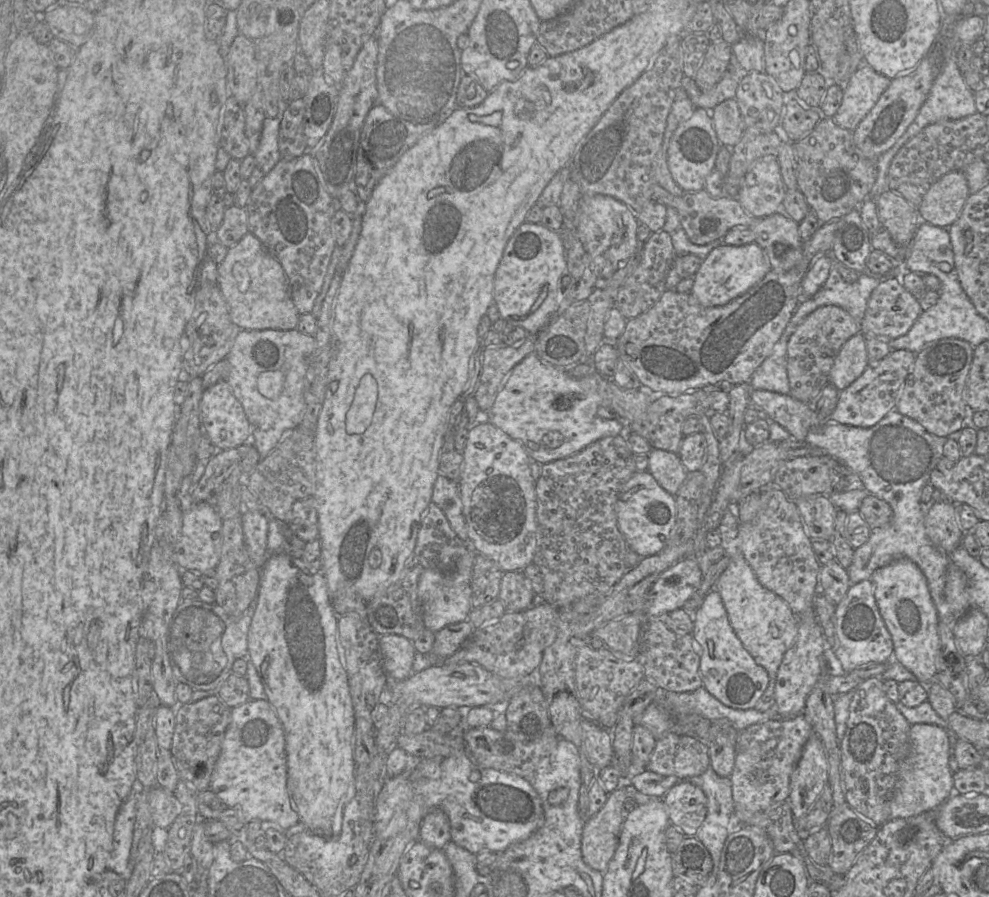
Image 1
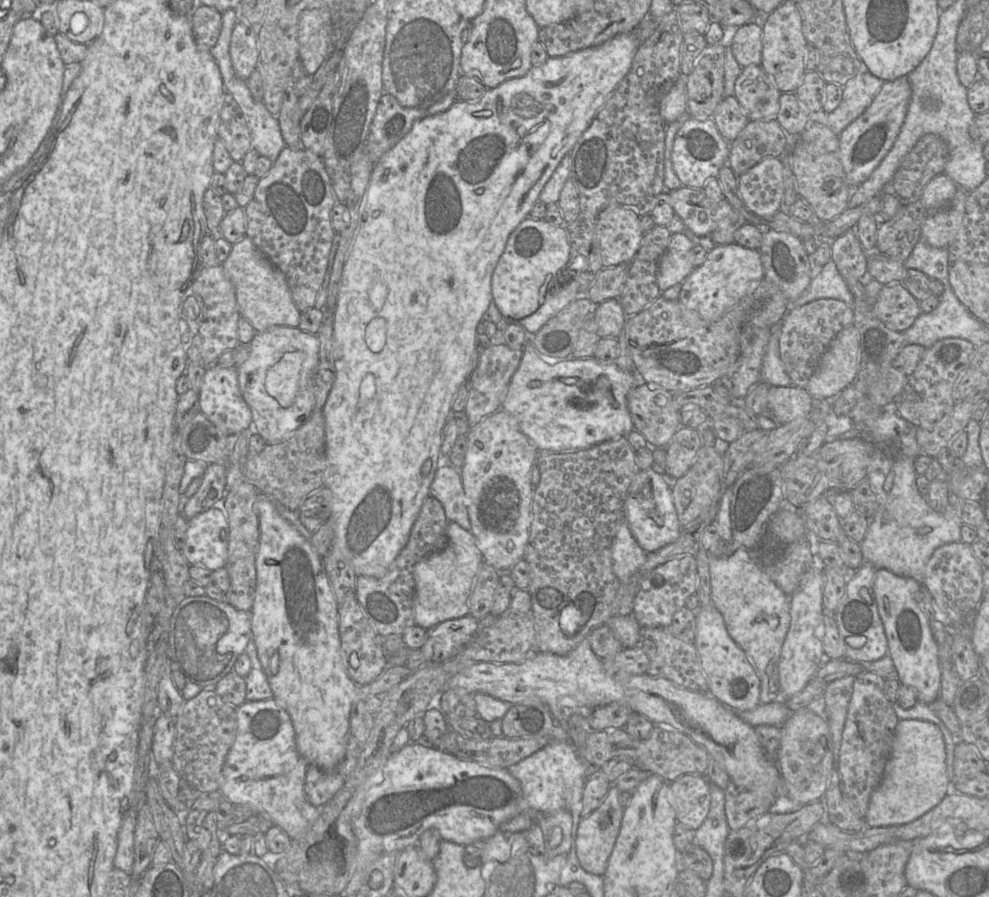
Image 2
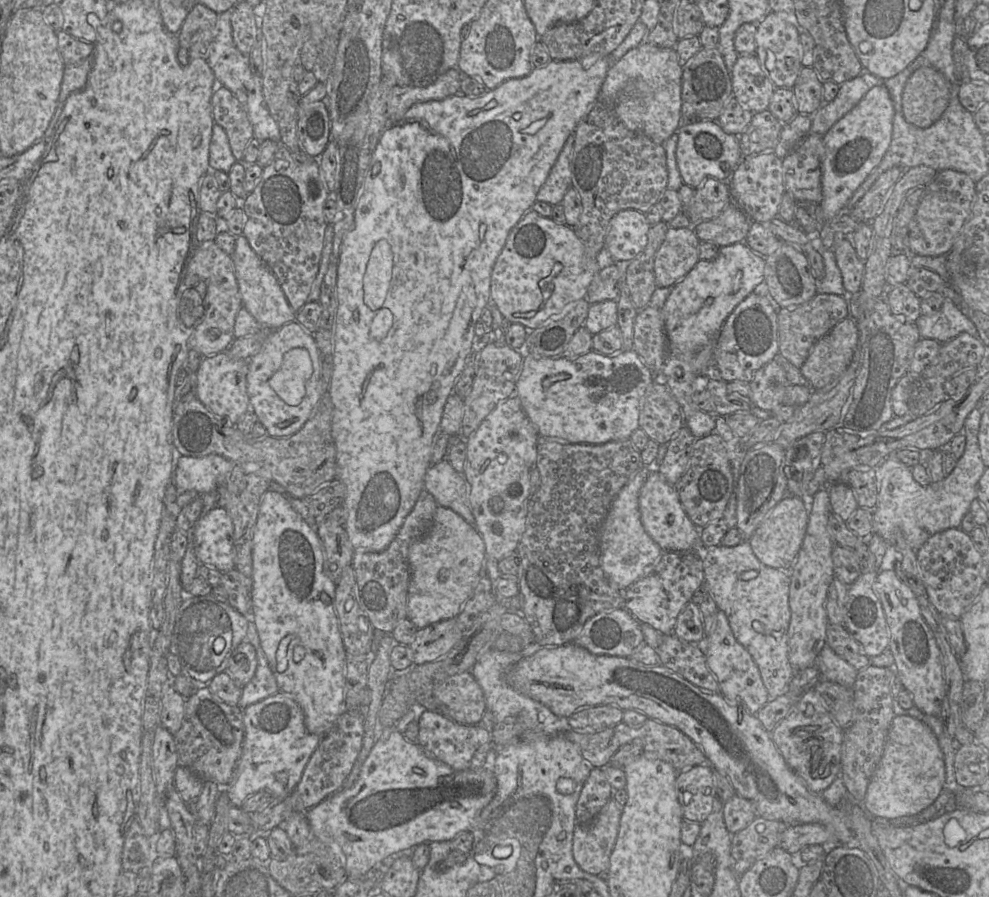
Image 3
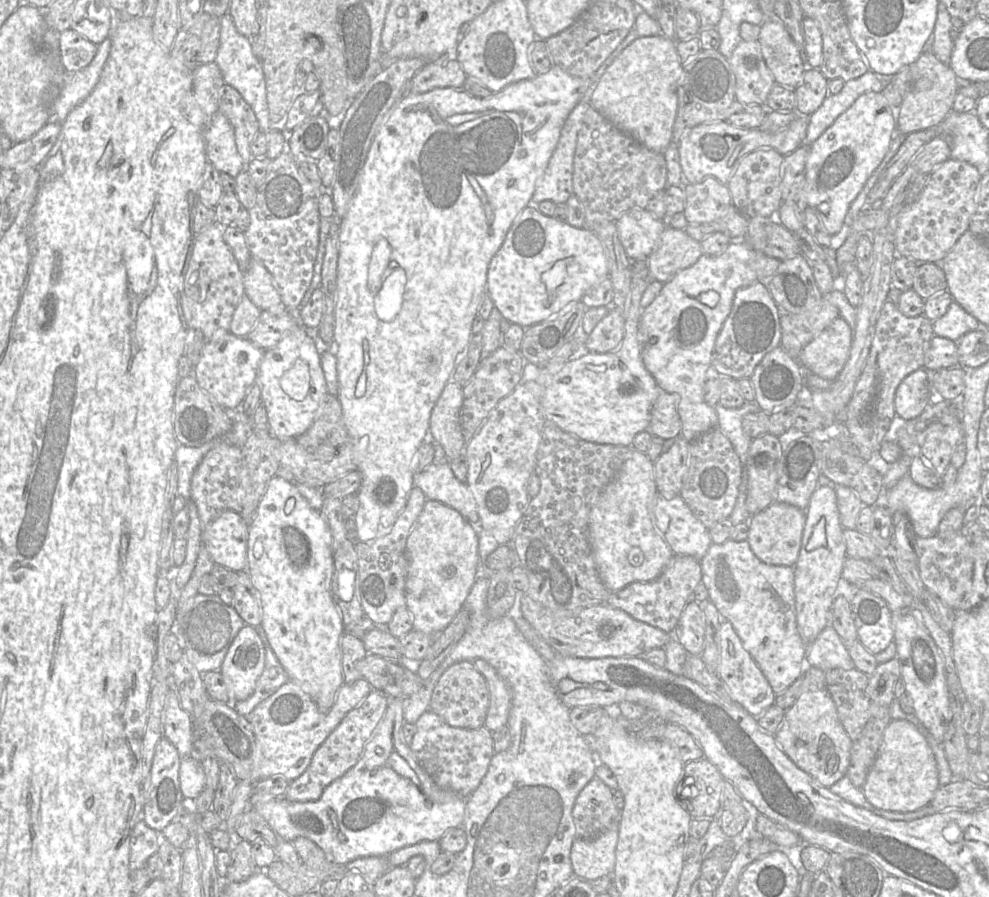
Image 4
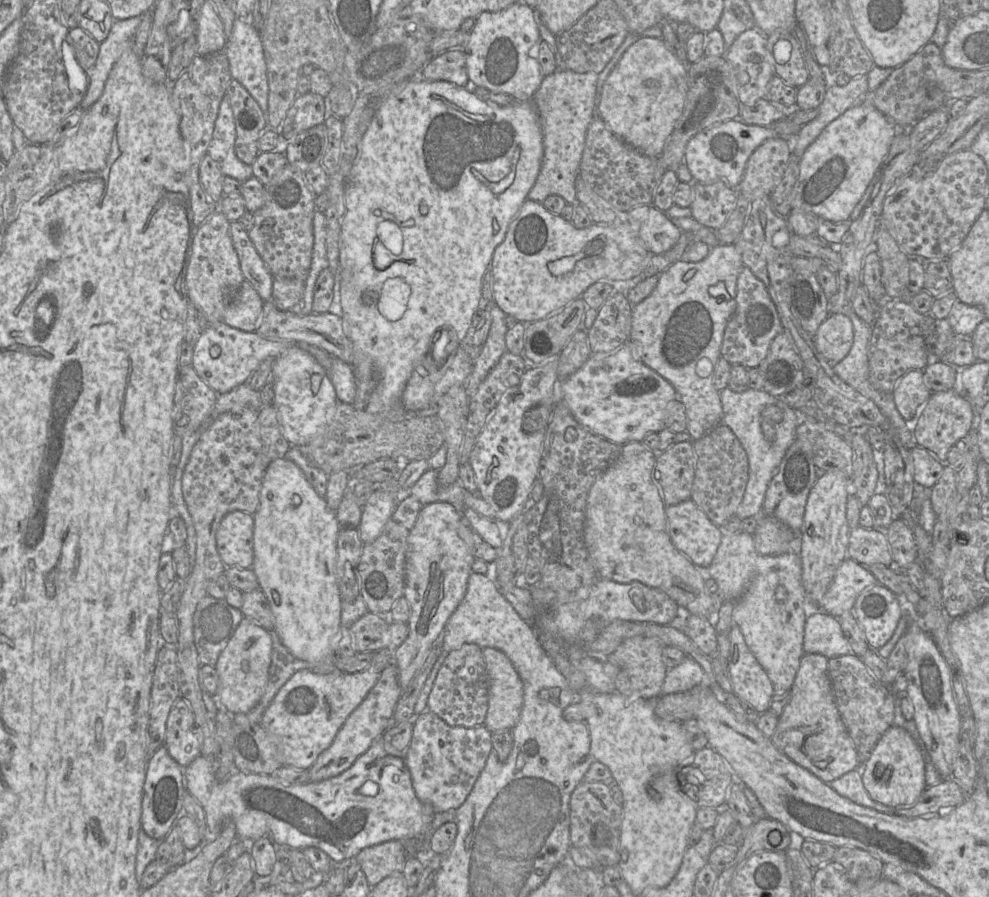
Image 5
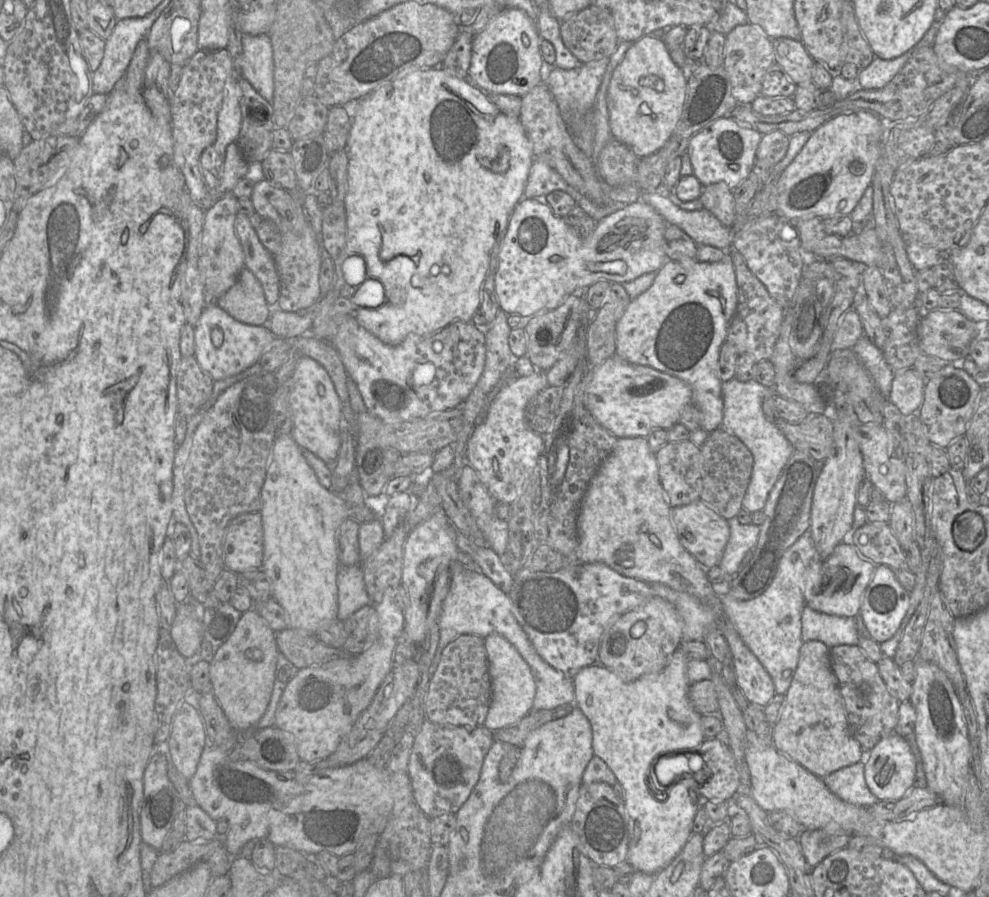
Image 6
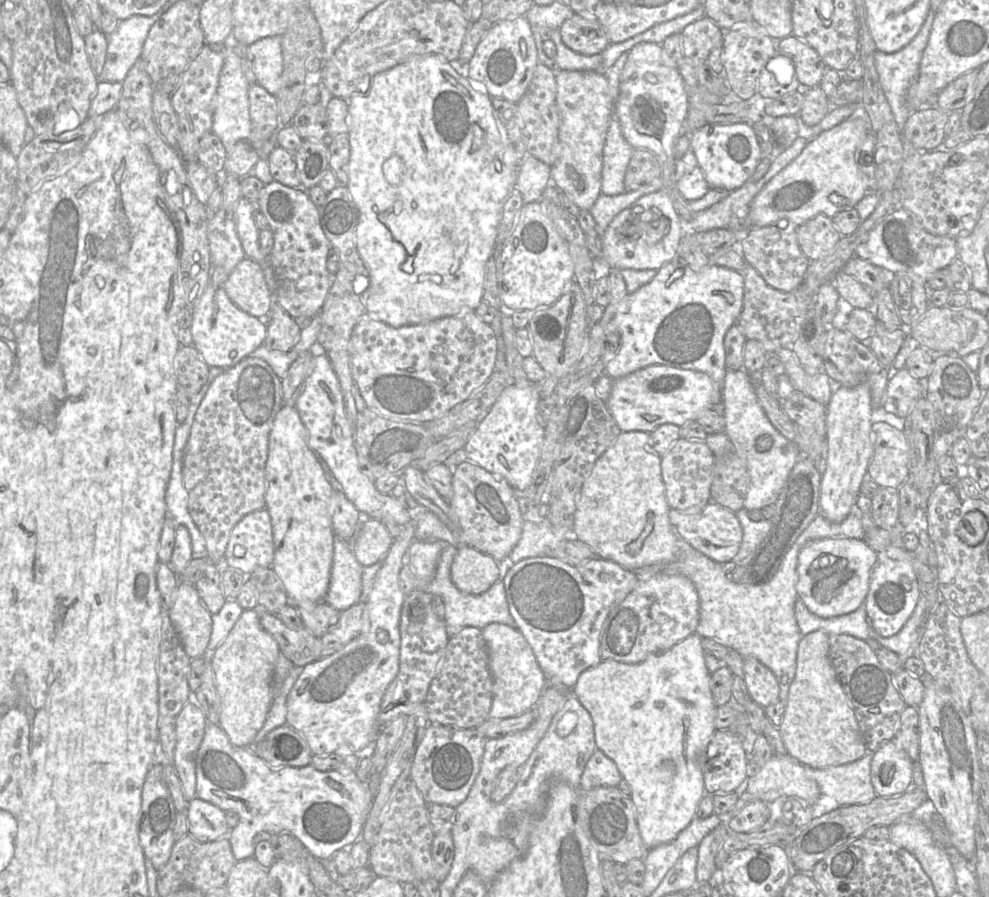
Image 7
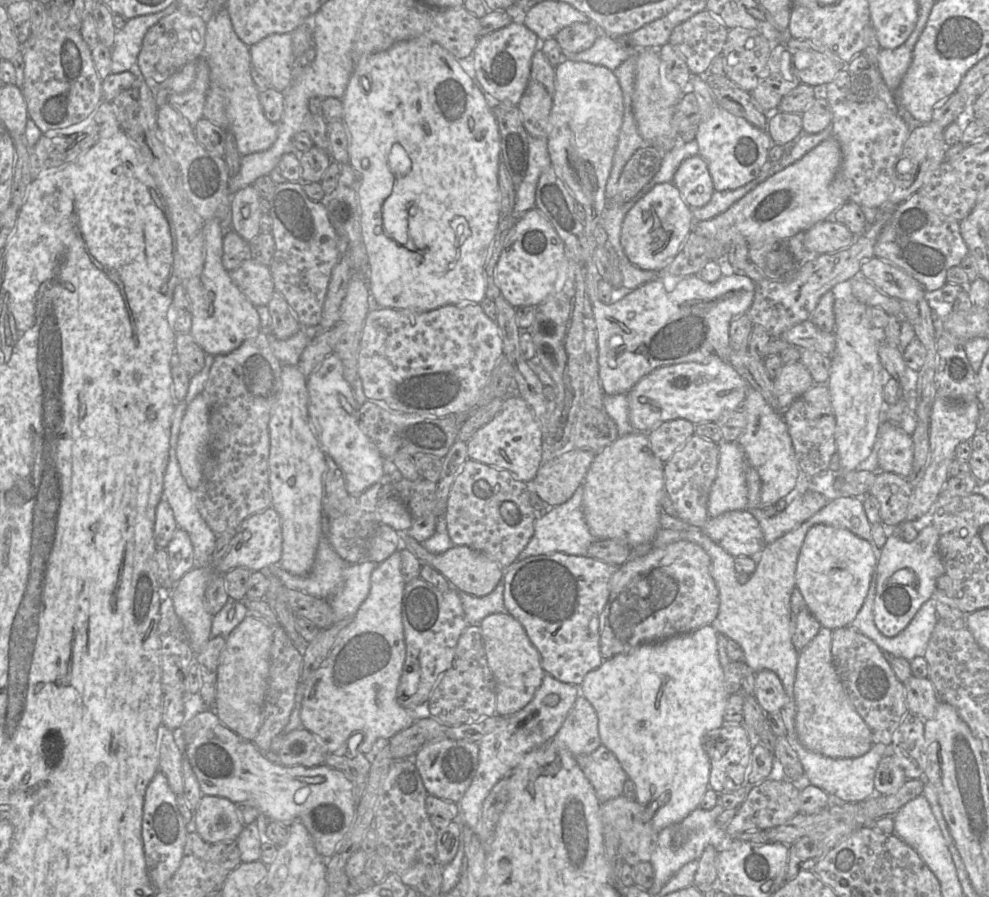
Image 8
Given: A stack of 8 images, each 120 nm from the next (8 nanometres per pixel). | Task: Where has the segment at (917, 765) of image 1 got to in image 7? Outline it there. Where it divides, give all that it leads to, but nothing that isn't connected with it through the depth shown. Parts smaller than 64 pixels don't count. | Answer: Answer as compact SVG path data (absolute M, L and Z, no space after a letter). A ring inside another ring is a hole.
M890 740L873 753L870 776L877 795L900 795L910 789L913 762L901 747Z

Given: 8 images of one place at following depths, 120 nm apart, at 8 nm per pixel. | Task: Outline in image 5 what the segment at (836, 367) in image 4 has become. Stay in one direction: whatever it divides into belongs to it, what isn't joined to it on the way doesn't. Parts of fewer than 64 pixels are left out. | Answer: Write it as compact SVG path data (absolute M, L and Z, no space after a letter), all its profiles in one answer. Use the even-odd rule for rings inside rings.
M830 313L813 335L817 351L832 365L843 360L851 350L854 328L844 313Z

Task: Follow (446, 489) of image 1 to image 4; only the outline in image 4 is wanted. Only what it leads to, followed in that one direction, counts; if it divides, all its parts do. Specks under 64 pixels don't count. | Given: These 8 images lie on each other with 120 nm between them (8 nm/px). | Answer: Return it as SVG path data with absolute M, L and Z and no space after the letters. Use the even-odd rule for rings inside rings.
M431 463L420 473L414 473L414 487L421 489L428 500L439 501L457 510L468 522L478 522L480 518L473 494L466 483L455 477L449 463Z

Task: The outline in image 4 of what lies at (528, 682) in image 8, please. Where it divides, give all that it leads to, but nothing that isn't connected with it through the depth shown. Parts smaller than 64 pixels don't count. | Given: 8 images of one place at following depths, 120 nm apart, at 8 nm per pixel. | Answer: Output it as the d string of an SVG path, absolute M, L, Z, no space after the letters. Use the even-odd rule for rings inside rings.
M482 658L472 661L489 688L489 707L484 726L491 732L507 724L512 702L512 691L495 668Z

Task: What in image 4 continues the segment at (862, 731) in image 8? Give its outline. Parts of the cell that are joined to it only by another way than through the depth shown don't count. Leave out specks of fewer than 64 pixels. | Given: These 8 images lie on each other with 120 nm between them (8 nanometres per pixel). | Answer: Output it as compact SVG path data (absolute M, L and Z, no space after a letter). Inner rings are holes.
M806 667L802 680L800 696L785 712L774 737L779 747L798 768L821 786L829 788L846 776L852 740L842 726L835 703L826 688L825 672L815 667Z

